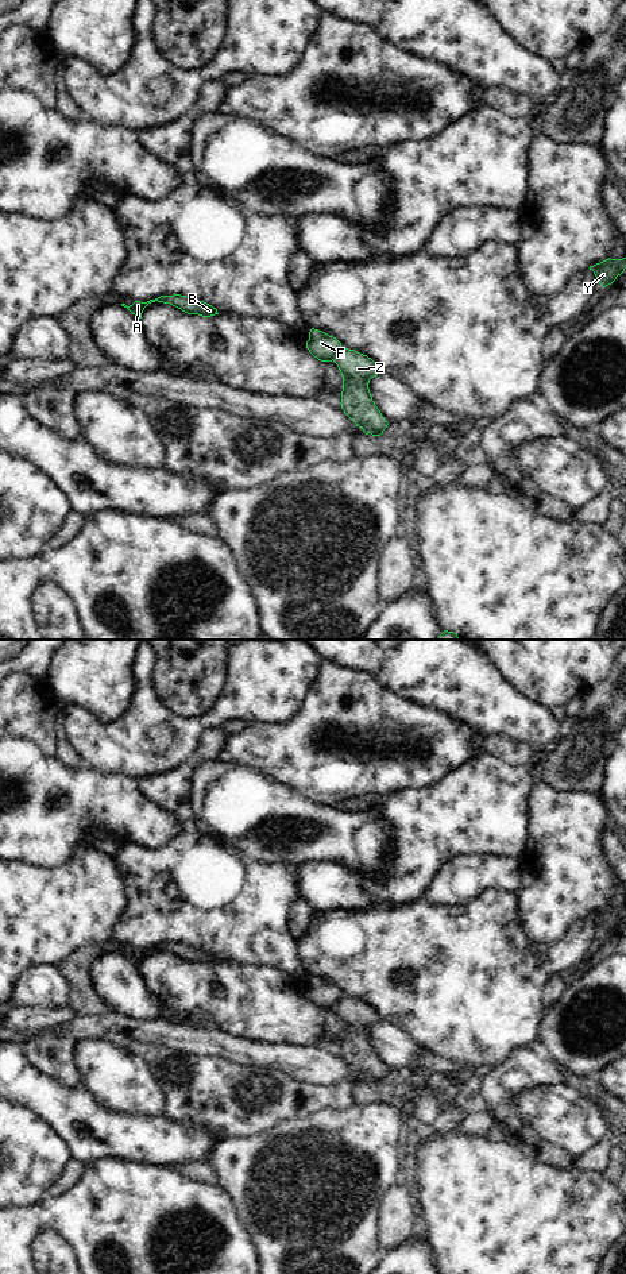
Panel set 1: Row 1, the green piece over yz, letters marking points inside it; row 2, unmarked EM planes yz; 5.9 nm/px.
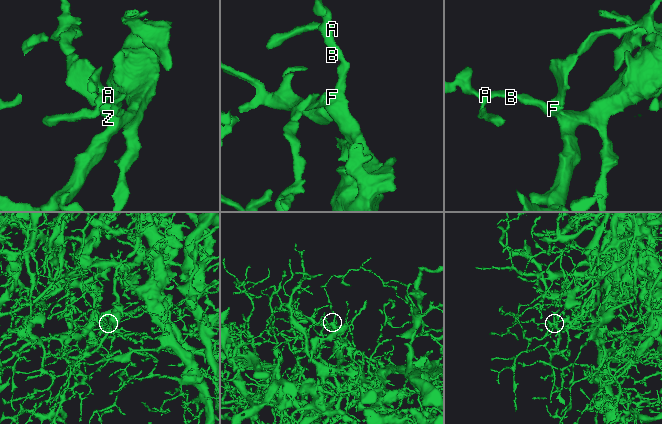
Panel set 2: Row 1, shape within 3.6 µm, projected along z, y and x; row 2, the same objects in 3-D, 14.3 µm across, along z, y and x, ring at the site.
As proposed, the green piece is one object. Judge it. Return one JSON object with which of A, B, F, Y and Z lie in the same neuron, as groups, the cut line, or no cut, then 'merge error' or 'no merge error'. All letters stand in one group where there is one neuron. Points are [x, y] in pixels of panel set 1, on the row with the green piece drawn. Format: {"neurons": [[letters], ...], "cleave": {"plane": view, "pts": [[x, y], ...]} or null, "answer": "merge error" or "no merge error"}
{"neurons": [["A", "B", "Y", "Z"], ["F"]], "cleave": {"plane": "yz", "pts": [[343, 347], [332, 359]]}, "answer": "merge error"}

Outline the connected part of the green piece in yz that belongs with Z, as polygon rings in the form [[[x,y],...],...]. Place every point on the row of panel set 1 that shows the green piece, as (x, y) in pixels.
[[[343,347],[333,356],[343,375],[341,409],[366,435],[380,436],[389,422],[372,401],[370,379],[382,374],[367,355]]]

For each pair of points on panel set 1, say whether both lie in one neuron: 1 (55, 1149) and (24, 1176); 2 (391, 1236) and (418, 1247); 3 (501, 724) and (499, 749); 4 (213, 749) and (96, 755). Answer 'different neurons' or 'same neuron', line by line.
1: same neuron
2: different neurons
3: different neurons
4: different neurons

